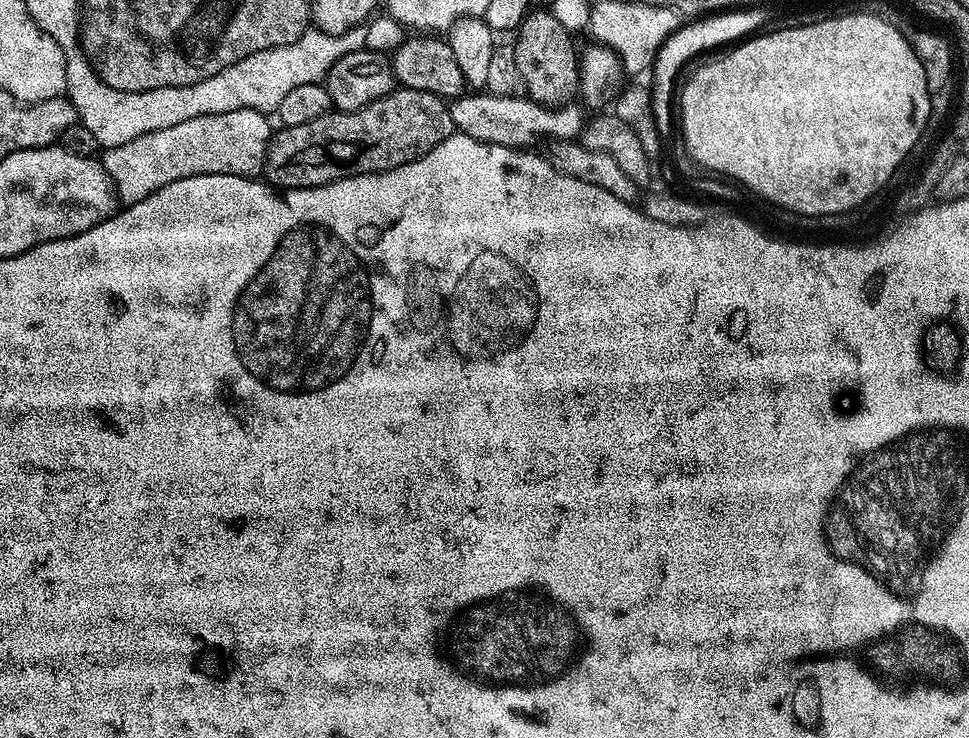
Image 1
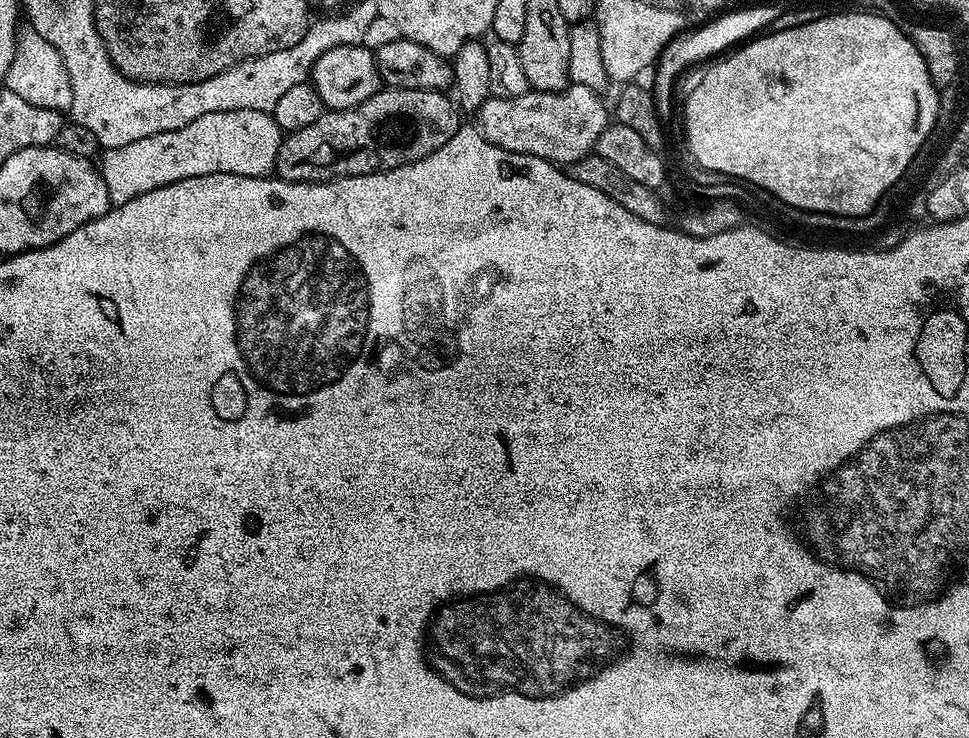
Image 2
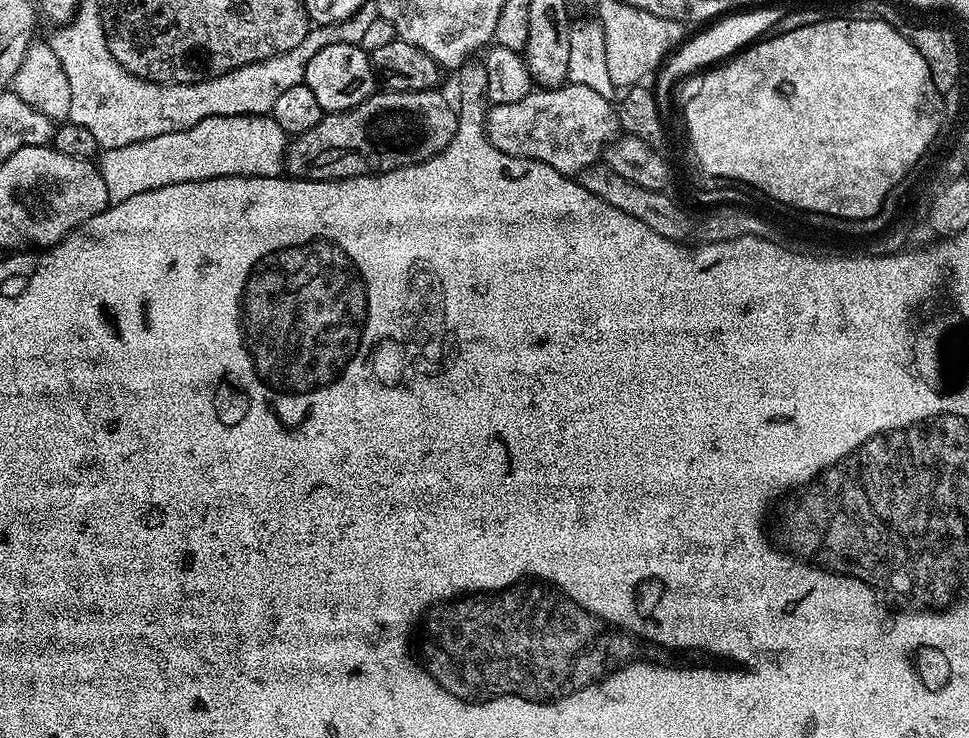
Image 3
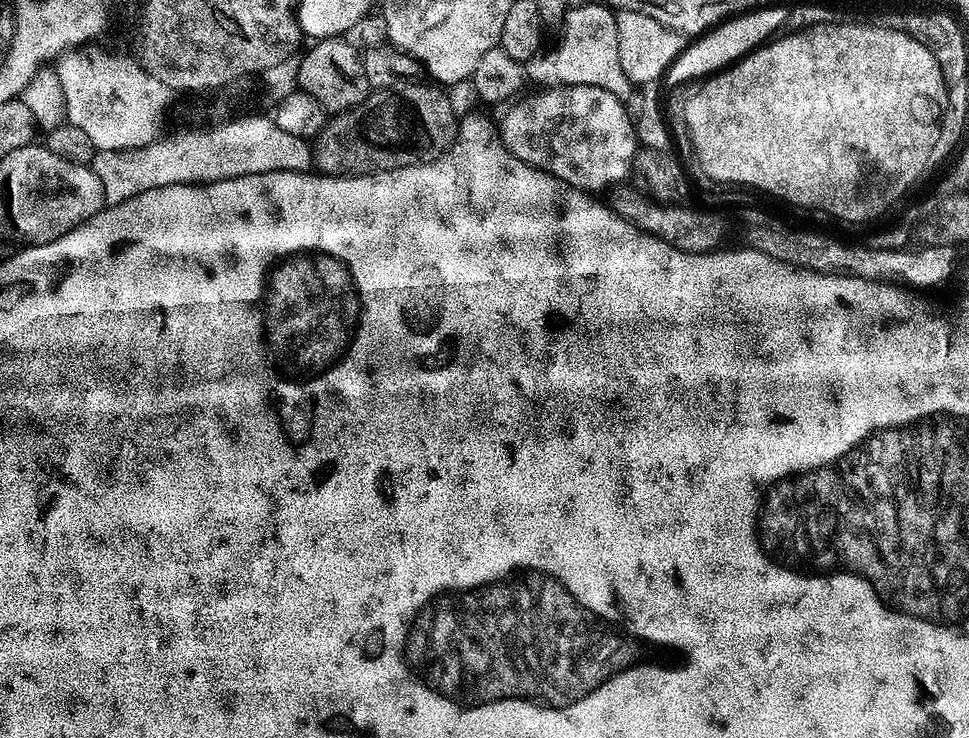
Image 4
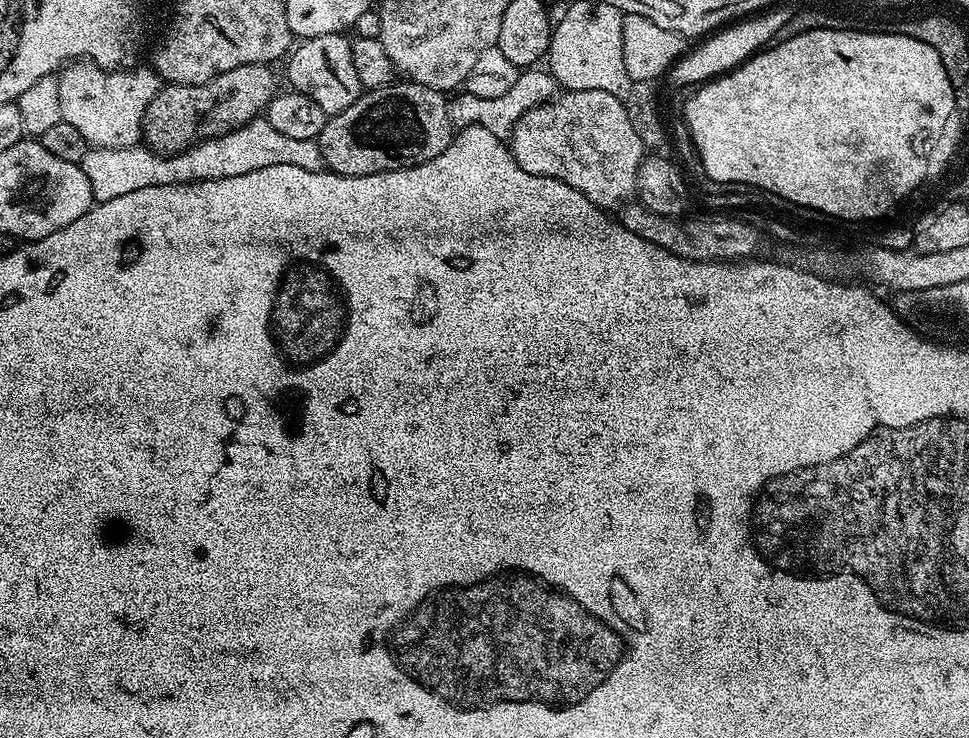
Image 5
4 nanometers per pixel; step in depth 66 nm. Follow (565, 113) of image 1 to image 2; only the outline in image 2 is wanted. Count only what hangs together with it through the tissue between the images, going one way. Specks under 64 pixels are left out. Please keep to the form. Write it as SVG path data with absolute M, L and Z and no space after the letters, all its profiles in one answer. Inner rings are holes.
M569 83L563 92L529 90L518 98L492 96L481 106L475 123L480 133L502 150L542 158L557 166L571 166L593 155L602 130L609 126L609 105L607 108L600 100L601 93L574 83Z

